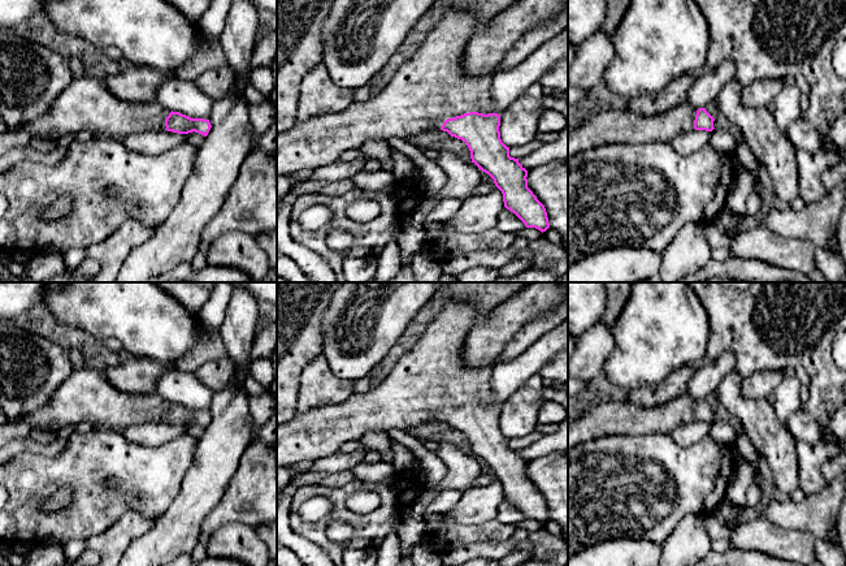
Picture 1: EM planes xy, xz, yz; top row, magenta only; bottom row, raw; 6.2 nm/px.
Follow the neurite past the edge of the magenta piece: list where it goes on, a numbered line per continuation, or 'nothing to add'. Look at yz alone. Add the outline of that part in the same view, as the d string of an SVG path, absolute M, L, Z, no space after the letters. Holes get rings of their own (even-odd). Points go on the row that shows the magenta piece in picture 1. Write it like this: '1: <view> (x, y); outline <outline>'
1: yz (614, 126); outline M682 103L667 112L650 117L639 116L626 108L600 112L581 126L568 131L568 159L586 150L615 143L671 142L673 137L694 130L697 111L689 103Z

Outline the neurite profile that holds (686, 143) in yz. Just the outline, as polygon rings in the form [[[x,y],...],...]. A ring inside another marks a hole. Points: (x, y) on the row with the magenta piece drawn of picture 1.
[[[691,130],[689,133],[678,134],[669,142],[674,151],[681,156],[689,156],[704,147],[708,147],[711,131]]]

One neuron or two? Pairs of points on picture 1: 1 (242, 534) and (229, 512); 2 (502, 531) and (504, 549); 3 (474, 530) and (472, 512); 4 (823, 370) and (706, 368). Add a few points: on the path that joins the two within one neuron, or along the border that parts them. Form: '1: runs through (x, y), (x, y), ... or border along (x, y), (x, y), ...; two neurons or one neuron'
1: border along (254, 526), (228, 523), (211, 535); two neurons
2: border along (510, 538), (502, 541), (473, 543); two neurons
3: border along (495, 518), (481, 523), (450, 523), (443, 528); two neurons
4: border along (707, 359), (732, 351), (737, 368); two neurons

